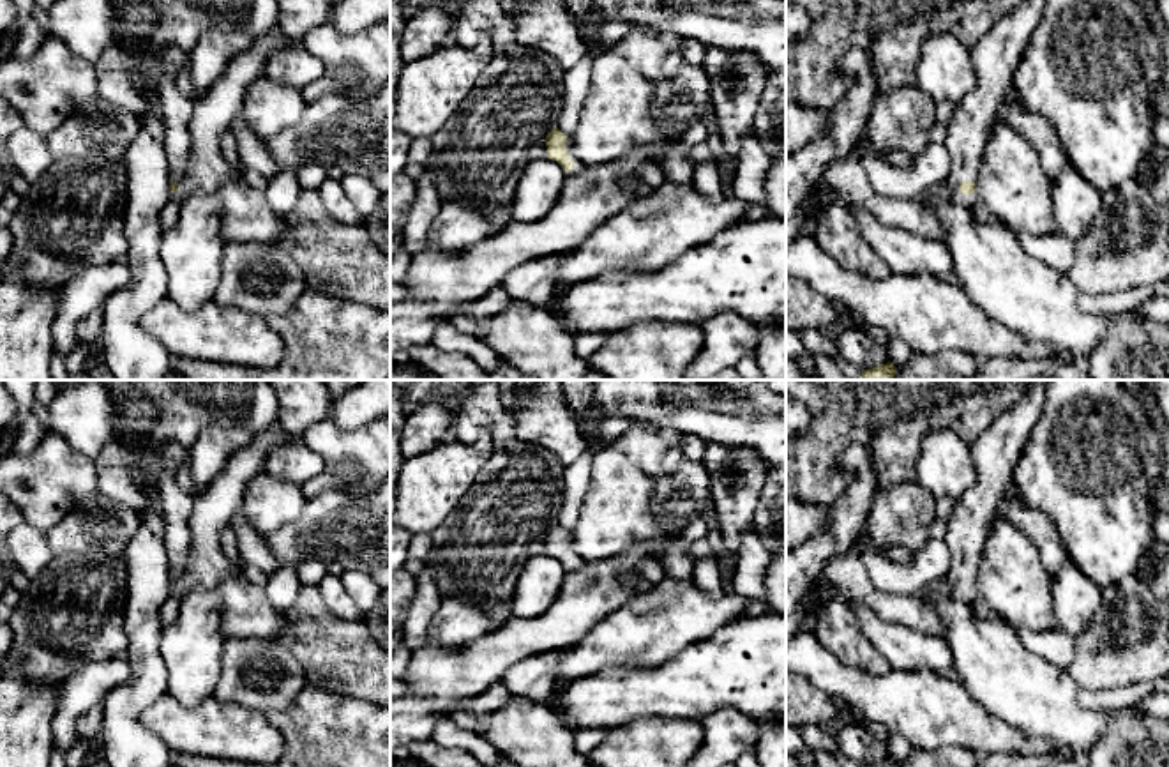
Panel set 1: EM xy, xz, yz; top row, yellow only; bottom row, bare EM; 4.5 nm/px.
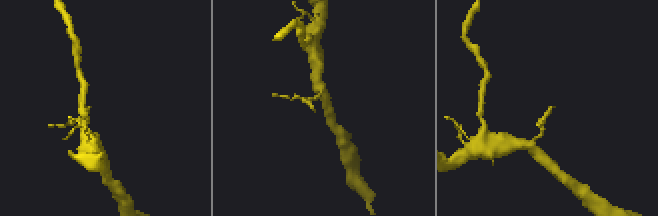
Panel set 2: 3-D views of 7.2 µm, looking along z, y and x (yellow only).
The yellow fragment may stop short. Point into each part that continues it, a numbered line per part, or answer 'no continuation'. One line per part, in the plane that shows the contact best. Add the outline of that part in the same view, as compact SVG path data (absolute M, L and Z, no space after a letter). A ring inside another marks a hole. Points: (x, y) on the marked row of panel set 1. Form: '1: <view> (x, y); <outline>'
1: xz (578, 165); M567 140L565 148L569 152L569 157L574 161L574 168L570 171L565 171L563 170L565 175L569 177L569 175L581 173L586 168L586 164L576 156L576 150L572 147L572 141Z

